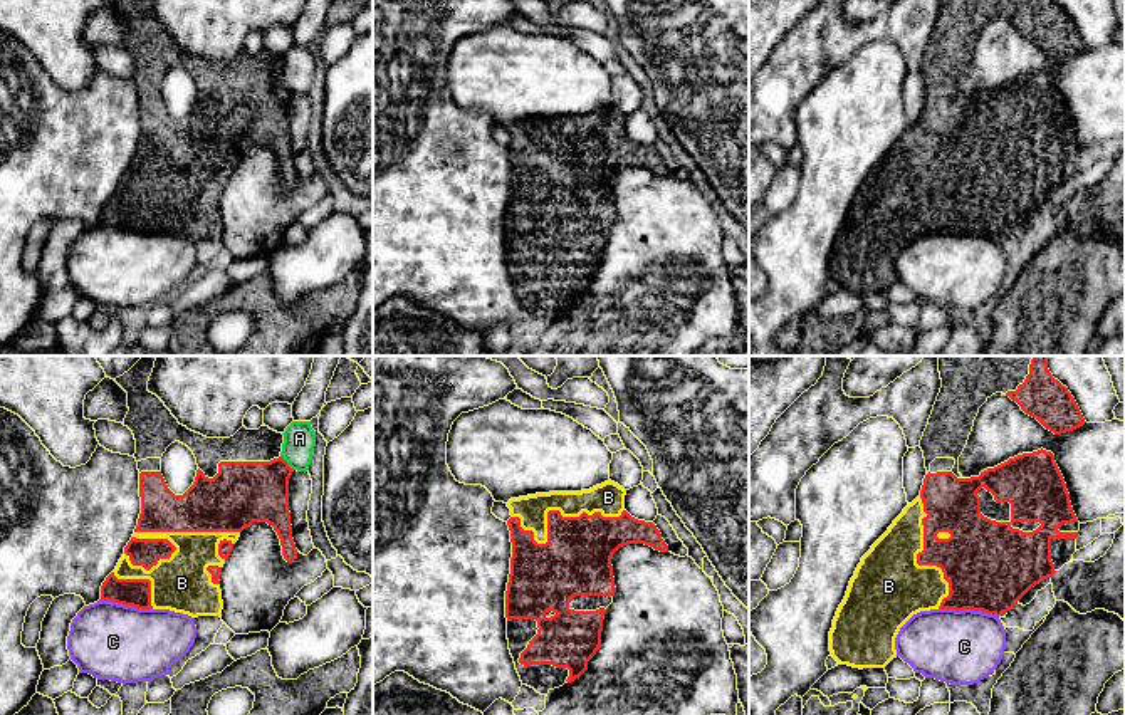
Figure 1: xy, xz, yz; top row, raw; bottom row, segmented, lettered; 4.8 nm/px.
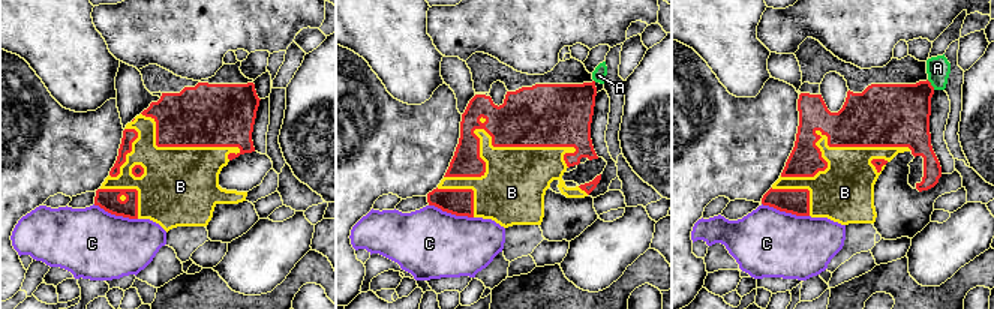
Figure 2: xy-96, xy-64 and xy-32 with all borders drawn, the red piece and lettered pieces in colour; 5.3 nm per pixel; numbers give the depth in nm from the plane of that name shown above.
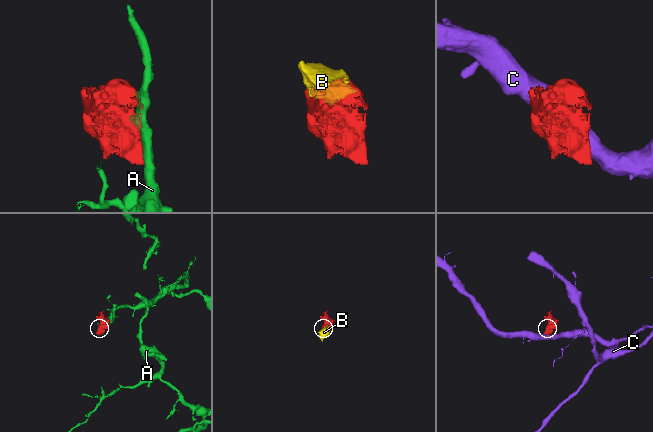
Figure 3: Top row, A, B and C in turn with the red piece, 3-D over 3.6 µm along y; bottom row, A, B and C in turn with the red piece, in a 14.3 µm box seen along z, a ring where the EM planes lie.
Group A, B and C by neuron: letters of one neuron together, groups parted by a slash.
A / B / C

